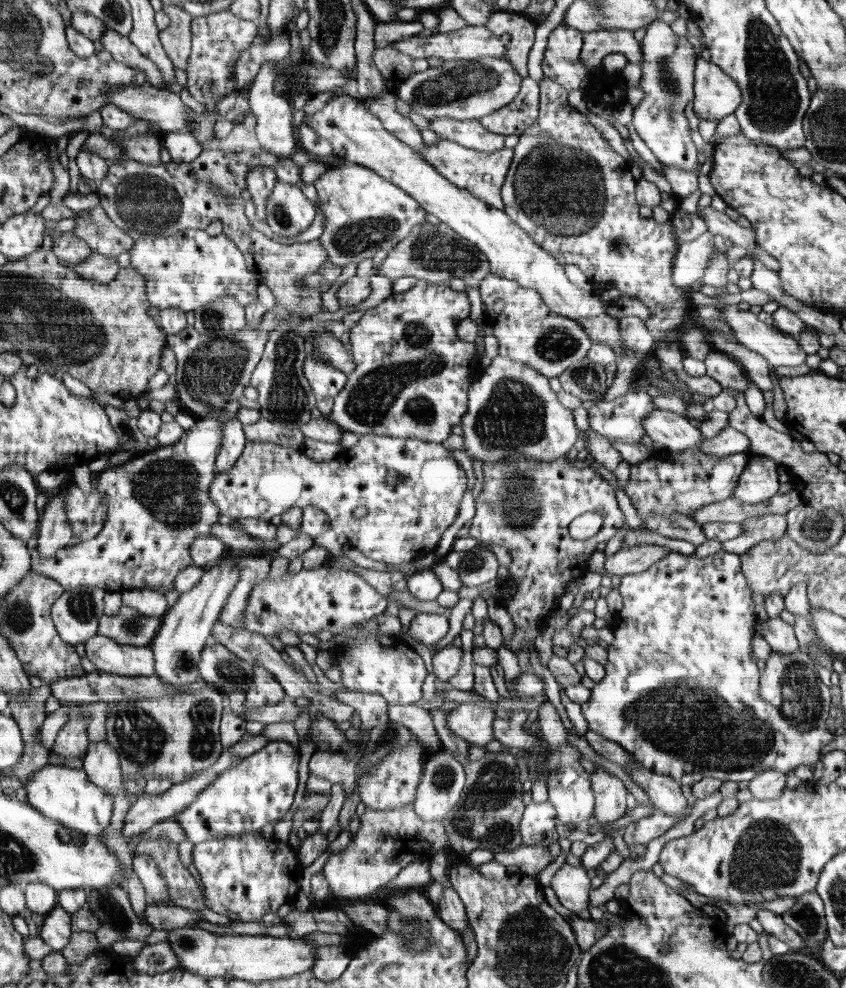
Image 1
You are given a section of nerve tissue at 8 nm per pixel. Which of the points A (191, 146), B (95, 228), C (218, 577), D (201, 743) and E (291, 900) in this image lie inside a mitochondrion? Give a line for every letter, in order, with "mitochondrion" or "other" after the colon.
A: other
B: mitochondrion
C: other
D: mitochondrion
E: other

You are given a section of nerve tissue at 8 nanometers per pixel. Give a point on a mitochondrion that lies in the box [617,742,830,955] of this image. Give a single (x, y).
(767, 856)

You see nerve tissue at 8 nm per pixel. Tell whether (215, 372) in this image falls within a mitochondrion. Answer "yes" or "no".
yes

